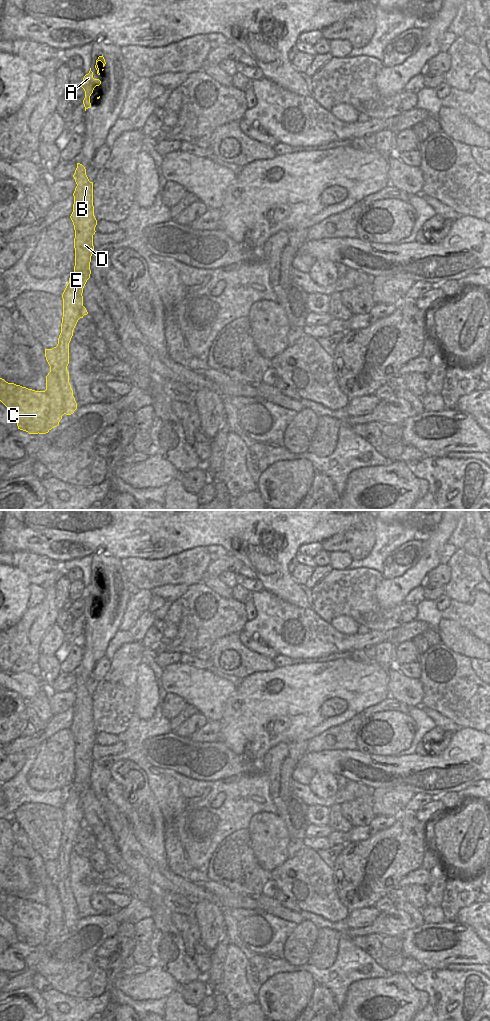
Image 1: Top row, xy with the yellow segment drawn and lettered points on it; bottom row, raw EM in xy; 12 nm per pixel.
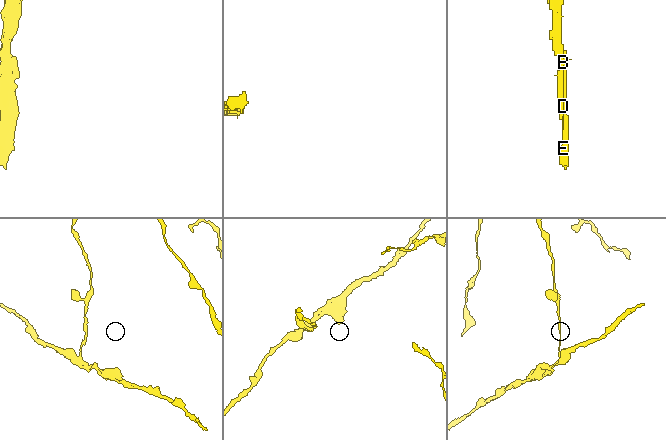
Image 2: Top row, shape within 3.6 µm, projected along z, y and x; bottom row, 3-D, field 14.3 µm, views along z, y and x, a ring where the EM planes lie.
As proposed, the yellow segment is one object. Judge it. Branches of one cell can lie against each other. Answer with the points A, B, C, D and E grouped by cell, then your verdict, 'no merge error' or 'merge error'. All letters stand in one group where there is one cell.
A B D / C E; merge error

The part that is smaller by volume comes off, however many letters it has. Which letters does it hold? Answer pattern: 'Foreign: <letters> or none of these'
Foreign: A, B, D

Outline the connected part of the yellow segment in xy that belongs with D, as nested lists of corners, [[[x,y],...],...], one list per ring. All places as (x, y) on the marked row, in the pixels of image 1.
[[[77,163],[77,168],[73,175],[77,184],[74,196],[73,212],[70,216],[75,230],[75,266],[74,275],[70,276],[69,284],[78,284],[79,300],[82,304],[79,310],[79,319],[87,315],[88,312],[83,306],[83,288],[90,278],[90,262],[93,254],[93,235],[97,220],[94,216],[93,206],[93,182],[90,182],[85,167]]]

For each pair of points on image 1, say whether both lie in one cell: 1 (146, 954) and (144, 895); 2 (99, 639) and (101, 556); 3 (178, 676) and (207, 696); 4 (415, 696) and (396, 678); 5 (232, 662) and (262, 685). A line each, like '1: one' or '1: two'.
1: two
2: one
3: one
4: one
5: two

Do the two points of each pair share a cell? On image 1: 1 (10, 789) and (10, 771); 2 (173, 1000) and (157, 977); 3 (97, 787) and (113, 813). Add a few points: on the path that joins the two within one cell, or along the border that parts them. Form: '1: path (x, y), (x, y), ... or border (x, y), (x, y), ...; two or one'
1: border (25, 761), (25, 764), (10, 779); two
2: border (178, 989), (166, 996); two
3: path (100, 793), (109, 807); one

